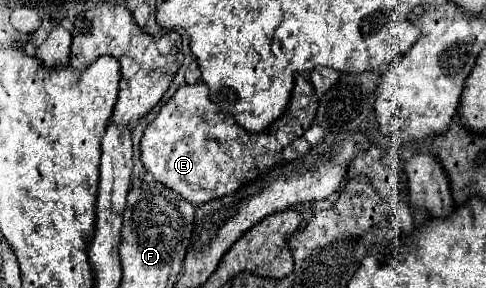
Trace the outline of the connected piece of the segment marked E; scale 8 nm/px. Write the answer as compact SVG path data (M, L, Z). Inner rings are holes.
M303 75L295 77L295 89L285 115L257 135L241 129L229 113L219 111L219 107L209 101L205 83L185 85L161 107L159 115L145 129L141 139L141 163L159 183L179 193L189 203L203 205L235 193L257 175L279 165L281 151L311 127L315 113L317 97Z

